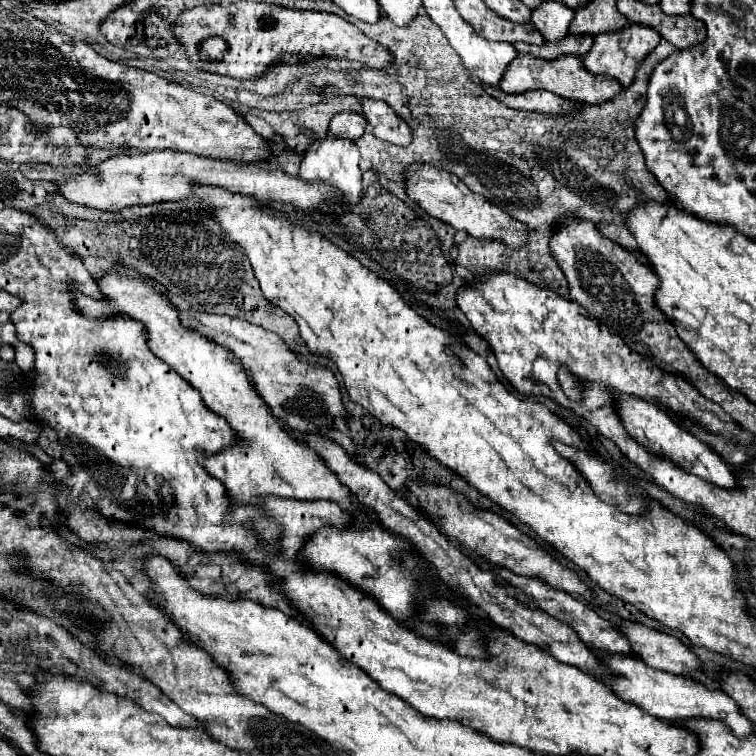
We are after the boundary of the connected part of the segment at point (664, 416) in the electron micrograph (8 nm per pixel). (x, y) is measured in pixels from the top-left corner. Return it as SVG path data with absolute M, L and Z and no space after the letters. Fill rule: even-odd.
M617 394L615 402L617 402L617 412L621 416L623 426L627 428L629 434L633 434L633 438L639 444L643 444L645 448L649 448L651 452L655 452L659 456L665 456L665 458L671 458L673 462L679 462L679 466L687 468L687 472L691 472L707 482L713 482L721 488L735 486L735 474L721 460L721 456L717 456L707 444L697 440L693 434L683 430L665 410L661 410L659 406L655 406L651 402L643 402L641 398L629 396L629 394Z

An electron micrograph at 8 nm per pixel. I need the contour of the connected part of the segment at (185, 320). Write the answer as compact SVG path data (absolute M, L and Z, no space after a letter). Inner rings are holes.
M179 310L179 320L185 328L203 334L207 340L227 348L235 356L239 356L243 370L249 374L253 388L267 402L271 414L287 424L295 434L303 432L319 432L321 426L331 426L335 416L347 416L341 394L337 388L337 380L327 368L311 368L305 360L299 360L295 352L273 332L263 330L247 320L207 314L197 310Z

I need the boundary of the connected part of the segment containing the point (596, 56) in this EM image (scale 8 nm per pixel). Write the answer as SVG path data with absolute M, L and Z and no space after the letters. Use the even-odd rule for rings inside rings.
M629 24L623 30L617 30L615 34L599 34L599 38L595 38L595 42L593 42L591 54L587 54L587 58L583 58L583 64L591 74L611 76L625 88L635 80L635 74L637 74L641 62L647 58L649 52L655 50L659 40L661 40L661 36L657 30L651 30L649 26Z

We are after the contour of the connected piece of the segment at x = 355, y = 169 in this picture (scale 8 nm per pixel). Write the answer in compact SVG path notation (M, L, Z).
M327 136L327 138L319 138L315 142L311 142L303 154L301 160L301 170L299 170L299 178L307 180L307 182L327 182L327 184L335 184L335 188L341 190L343 194L343 202L345 206L357 204L363 196L363 186L361 186L361 170L359 170L359 150L355 146L355 142L345 140L345 138L335 138L335 136Z

